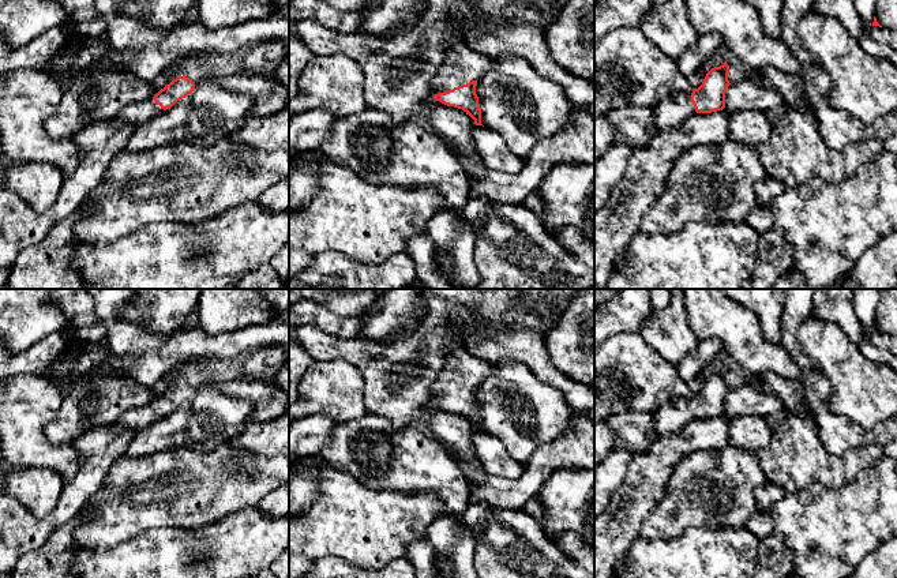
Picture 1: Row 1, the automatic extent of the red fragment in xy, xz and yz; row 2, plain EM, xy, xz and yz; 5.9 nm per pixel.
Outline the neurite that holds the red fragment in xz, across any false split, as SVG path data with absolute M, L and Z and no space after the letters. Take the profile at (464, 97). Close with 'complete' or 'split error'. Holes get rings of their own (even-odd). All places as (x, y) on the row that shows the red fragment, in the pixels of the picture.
M451 41L444 63L431 80L434 98L447 106L462 109L476 125L483 125L476 86L477 80L491 68L489 57L466 44Z; split error

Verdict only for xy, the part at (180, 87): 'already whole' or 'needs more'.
needs more

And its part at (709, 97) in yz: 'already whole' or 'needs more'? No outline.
needs more

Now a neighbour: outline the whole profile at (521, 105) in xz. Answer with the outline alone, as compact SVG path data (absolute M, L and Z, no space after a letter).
M503 55L491 60L492 68L477 80L476 86L481 124L498 132L517 157L525 158L540 140L566 128L574 105L558 83L540 75L525 59Z

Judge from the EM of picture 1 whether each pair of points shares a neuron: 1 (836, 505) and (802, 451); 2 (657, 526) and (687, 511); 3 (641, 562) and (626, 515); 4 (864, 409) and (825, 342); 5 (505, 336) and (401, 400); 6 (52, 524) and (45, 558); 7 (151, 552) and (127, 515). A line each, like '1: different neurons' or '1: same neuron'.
1: different neurons
2: same neuron
3: different neurons
4: same neuron
5: different neurons
6: different neurons
7: different neurons

